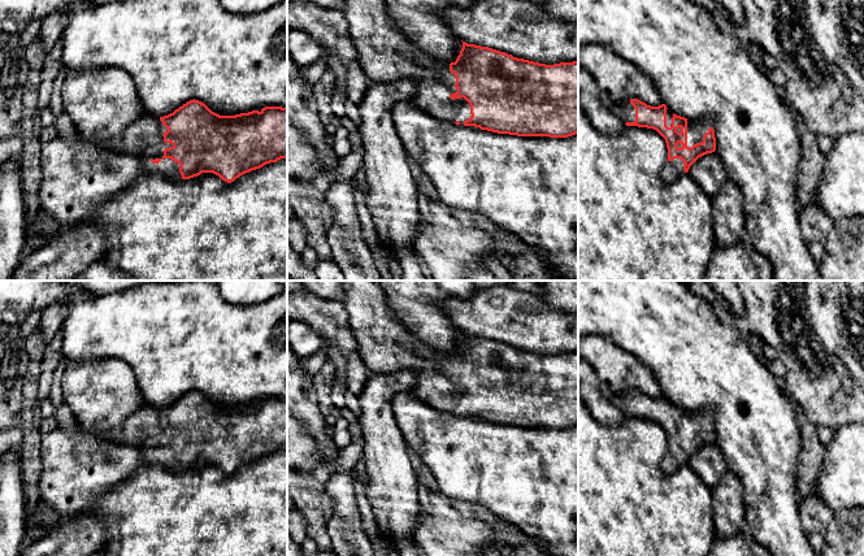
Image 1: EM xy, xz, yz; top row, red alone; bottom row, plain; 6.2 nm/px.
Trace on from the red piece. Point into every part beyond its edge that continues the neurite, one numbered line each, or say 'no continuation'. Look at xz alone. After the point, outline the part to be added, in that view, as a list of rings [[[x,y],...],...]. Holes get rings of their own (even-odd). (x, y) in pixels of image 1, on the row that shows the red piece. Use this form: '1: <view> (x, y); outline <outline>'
1: xz (386, 55); outline [[[343,0],[359,64],[373,83],[412,79],[417,86],[414,105],[433,117],[460,125],[472,117],[464,99],[450,97],[457,92],[450,65],[435,61],[395,30],[383,0]]]

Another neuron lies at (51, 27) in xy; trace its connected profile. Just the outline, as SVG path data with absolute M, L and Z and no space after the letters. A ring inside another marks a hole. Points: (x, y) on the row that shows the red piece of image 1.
M57 10L42 21L39 38L45 53L53 47L57 40L61 39L61 34L66 23L66 10Z

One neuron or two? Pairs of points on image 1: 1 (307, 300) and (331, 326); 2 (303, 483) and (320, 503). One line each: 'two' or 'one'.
1: one
2: one

